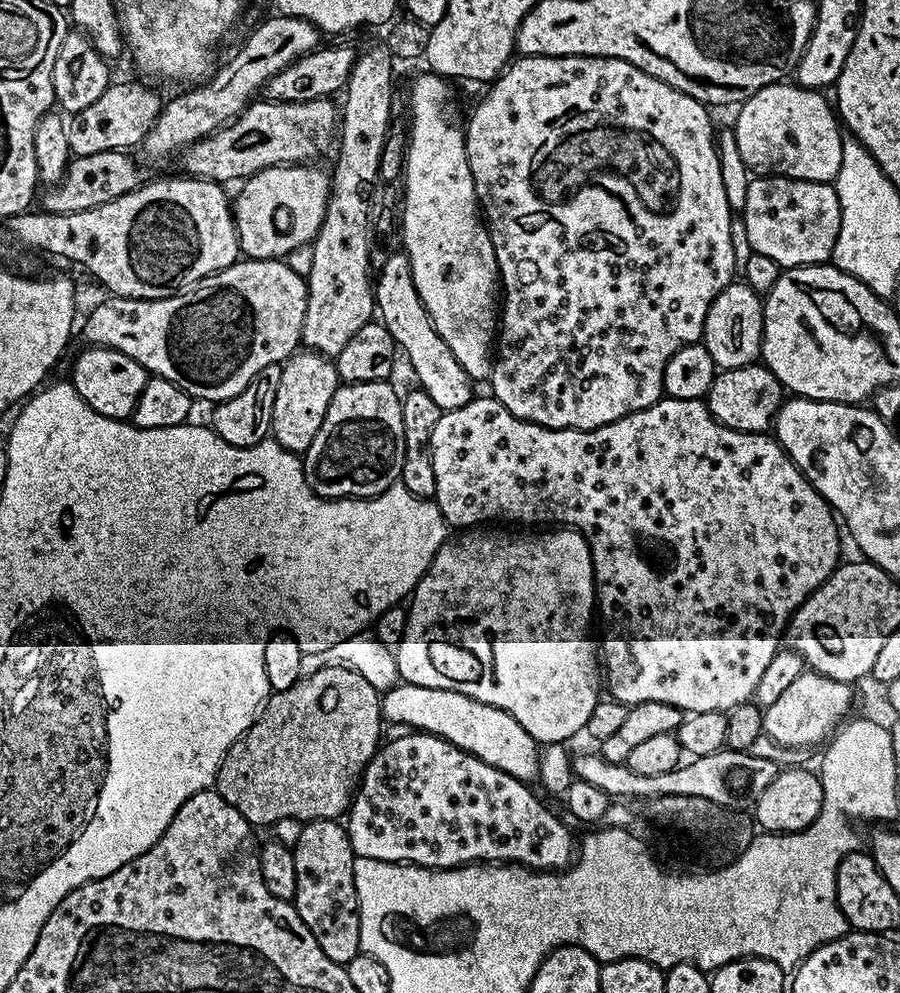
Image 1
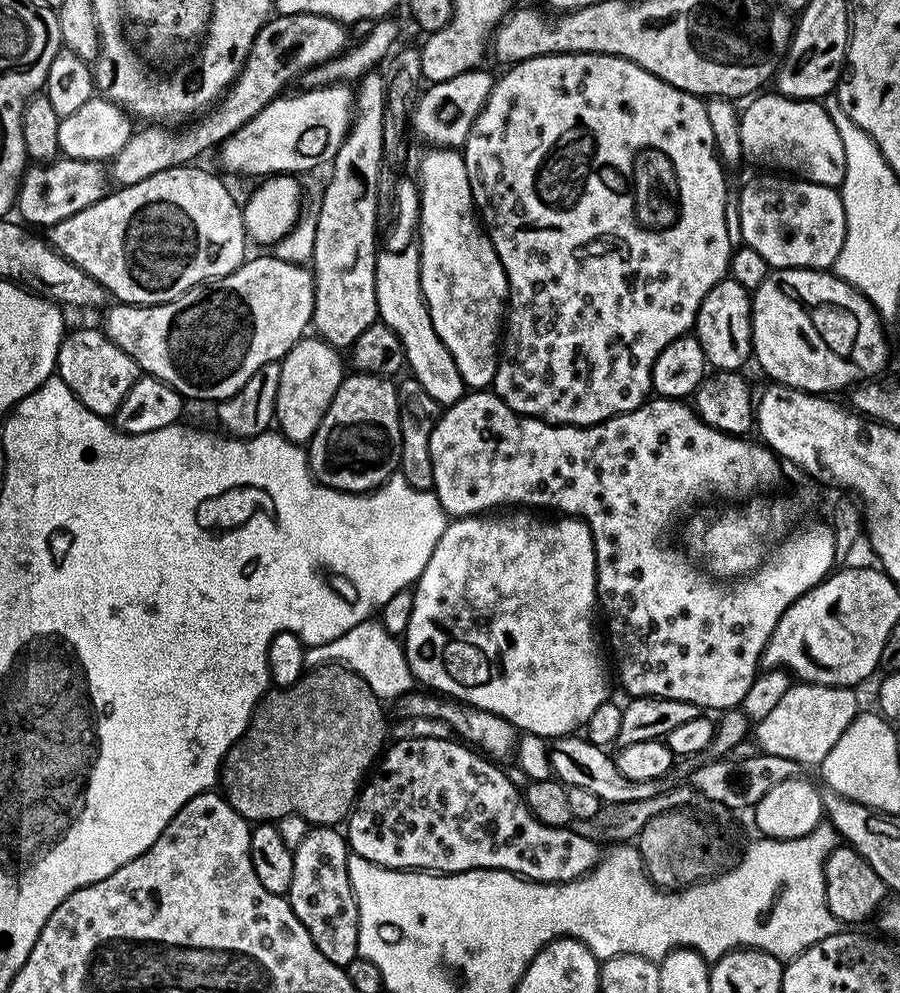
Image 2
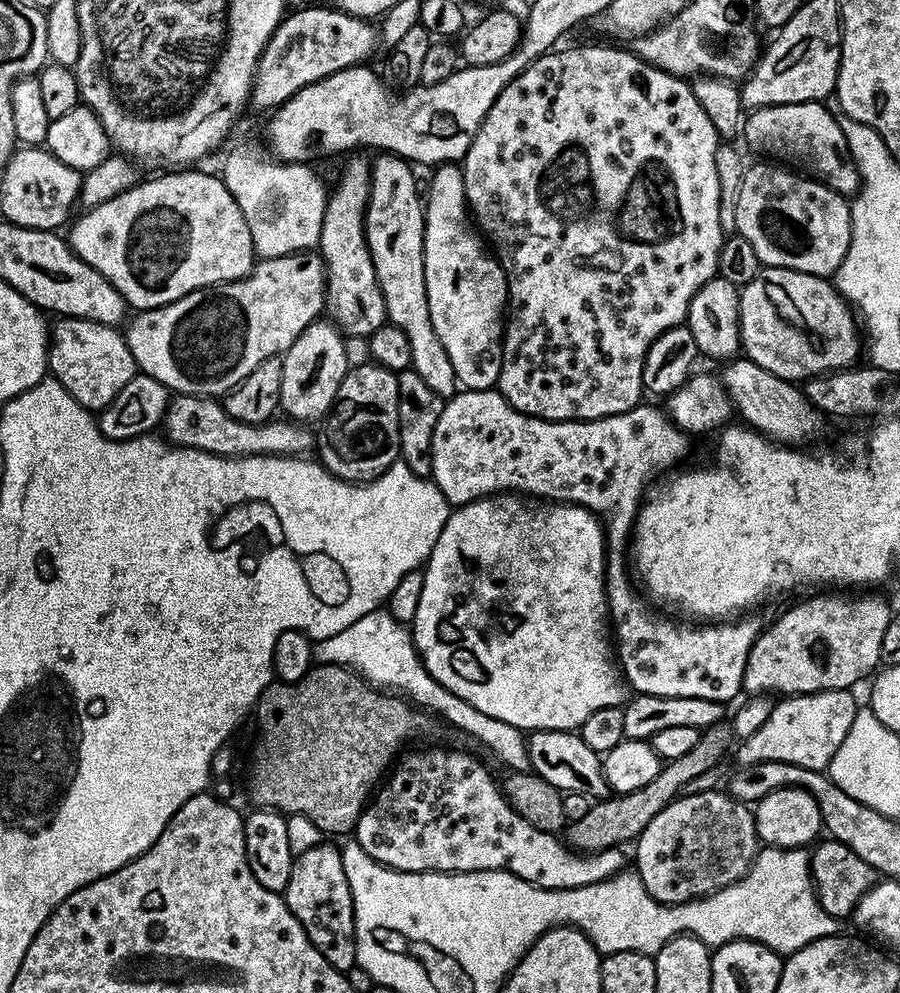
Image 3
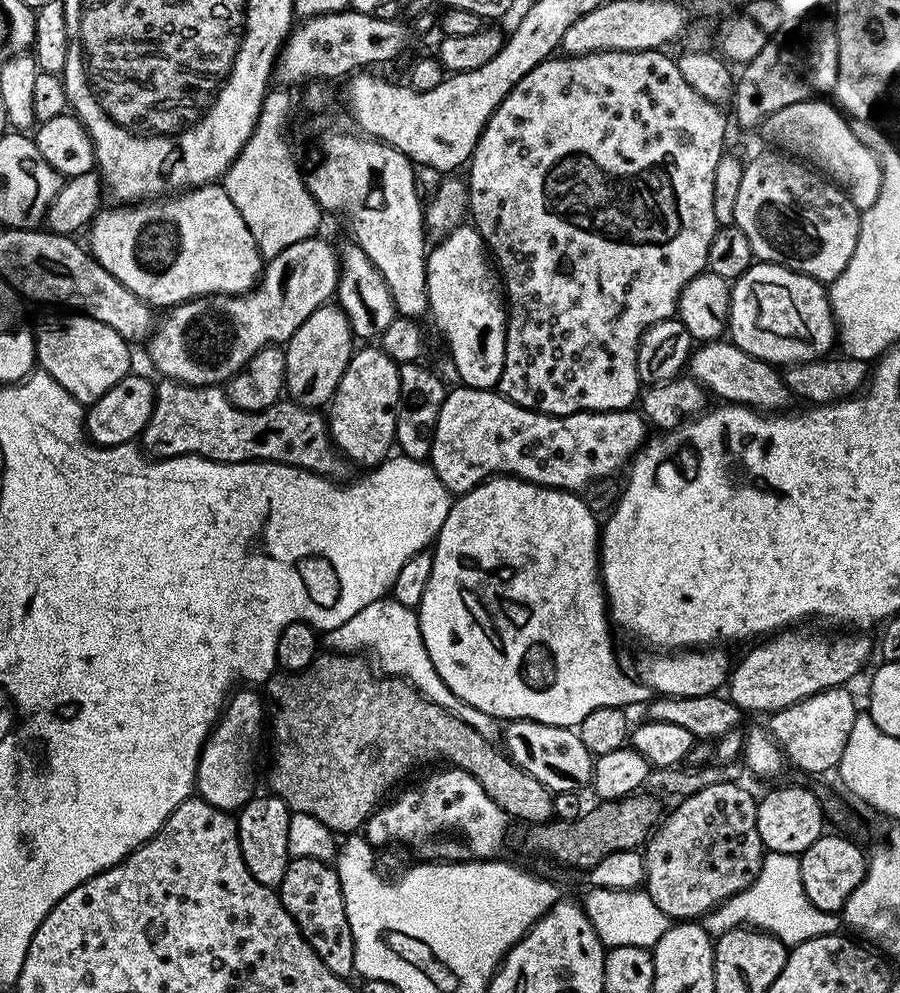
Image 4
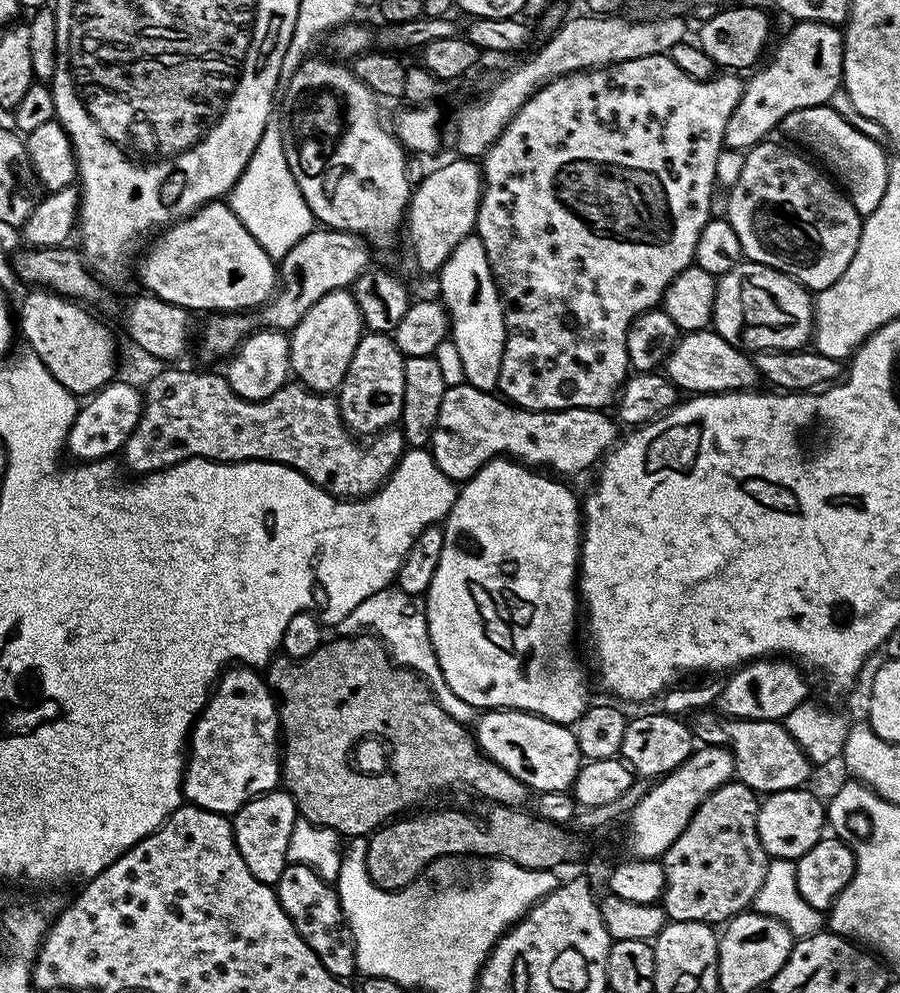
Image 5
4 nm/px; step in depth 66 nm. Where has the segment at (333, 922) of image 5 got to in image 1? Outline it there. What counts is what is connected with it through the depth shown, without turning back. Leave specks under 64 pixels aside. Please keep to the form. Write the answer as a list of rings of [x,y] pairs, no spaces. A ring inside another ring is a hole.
[[[309,820],[303,825],[301,837],[294,848],[294,870],[298,873],[295,906],[302,922],[314,934],[314,942],[322,946],[322,954],[335,964],[351,965],[356,955],[361,955],[360,947],[360,906],[355,890],[355,862],[357,855],[352,851],[352,843],[345,825],[336,820]]]

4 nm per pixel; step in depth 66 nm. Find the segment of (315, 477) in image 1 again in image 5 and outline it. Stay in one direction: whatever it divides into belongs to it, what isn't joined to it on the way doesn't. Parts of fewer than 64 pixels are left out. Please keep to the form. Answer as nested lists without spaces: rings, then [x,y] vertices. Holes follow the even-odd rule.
[[[368,332],[360,337],[358,346],[354,350],[354,358],[350,358],[350,366],[338,389],[340,417],[344,419],[344,426],[349,432],[360,438],[372,438],[391,429],[399,421],[402,414],[402,390],[406,390],[404,357],[396,343],[392,341],[391,335],[382,332]]]

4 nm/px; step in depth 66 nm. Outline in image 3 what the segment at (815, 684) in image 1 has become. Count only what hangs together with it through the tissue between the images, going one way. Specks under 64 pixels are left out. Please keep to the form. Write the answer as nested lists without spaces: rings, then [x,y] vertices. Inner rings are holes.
[[[849,689],[800,693],[779,699],[766,722],[732,752],[736,768],[749,768],[758,761],[784,761],[807,769],[825,771],[845,741],[856,717],[857,704]]]

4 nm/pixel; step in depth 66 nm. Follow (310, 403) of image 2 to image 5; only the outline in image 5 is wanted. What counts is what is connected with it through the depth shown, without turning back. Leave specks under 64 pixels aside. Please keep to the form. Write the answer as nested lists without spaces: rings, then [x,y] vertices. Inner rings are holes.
[[[351,291],[331,292],[310,310],[290,332],[291,375],[312,392],[332,394],[344,381],[346,370],[350,366],[350,358],[354,358],[354,350],[360,337],[365,335],[364,319],[358,310],[358,302]]]

